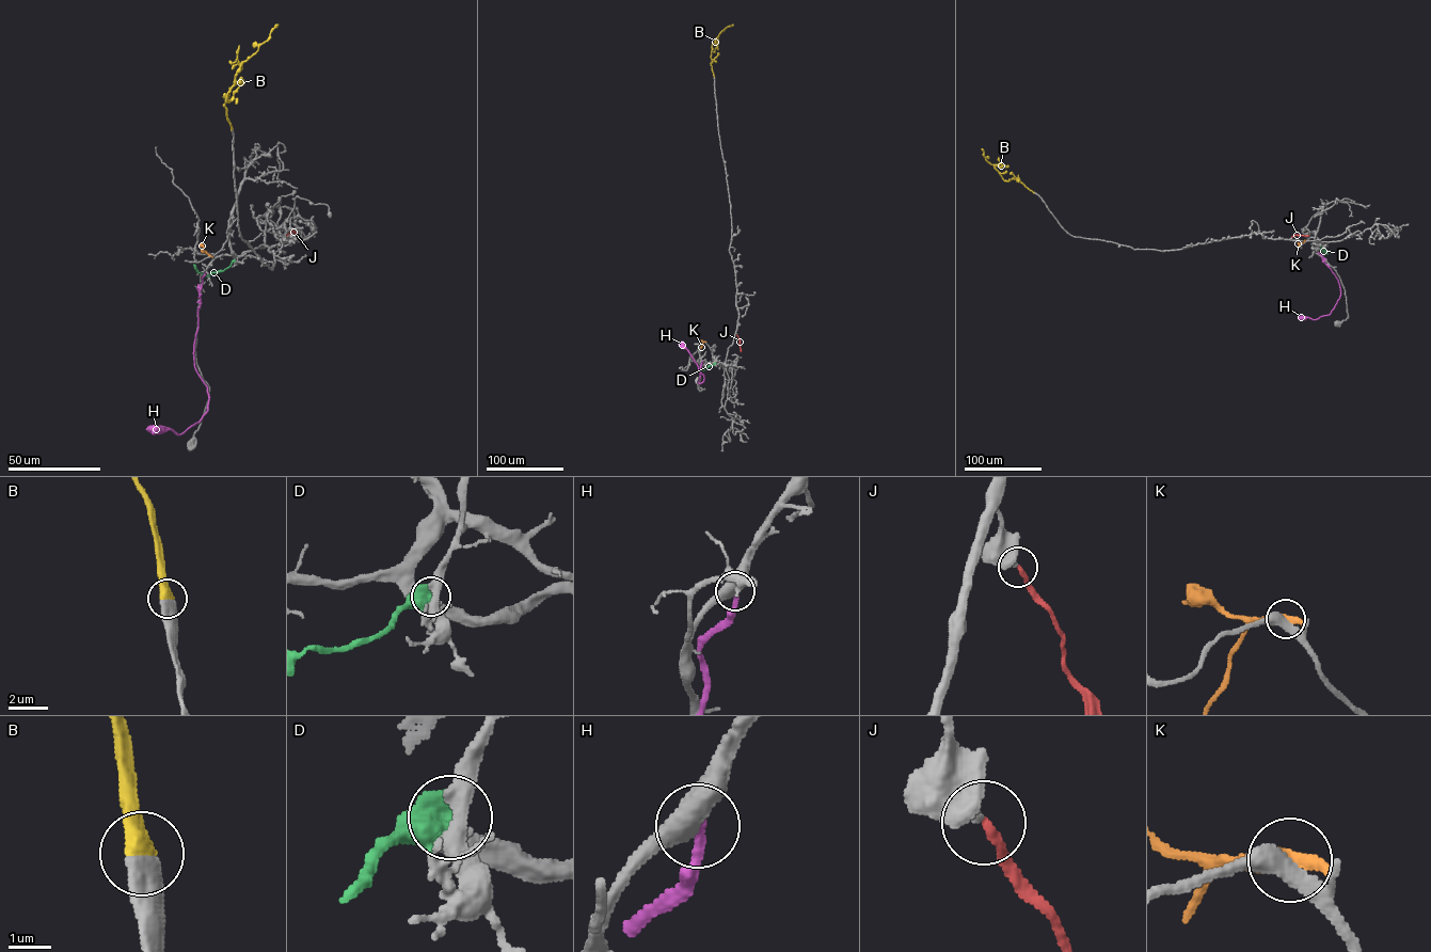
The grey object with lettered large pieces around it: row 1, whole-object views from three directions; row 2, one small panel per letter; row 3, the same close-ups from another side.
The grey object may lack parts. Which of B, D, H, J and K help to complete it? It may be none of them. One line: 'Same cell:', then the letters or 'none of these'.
Same cell: B, J

